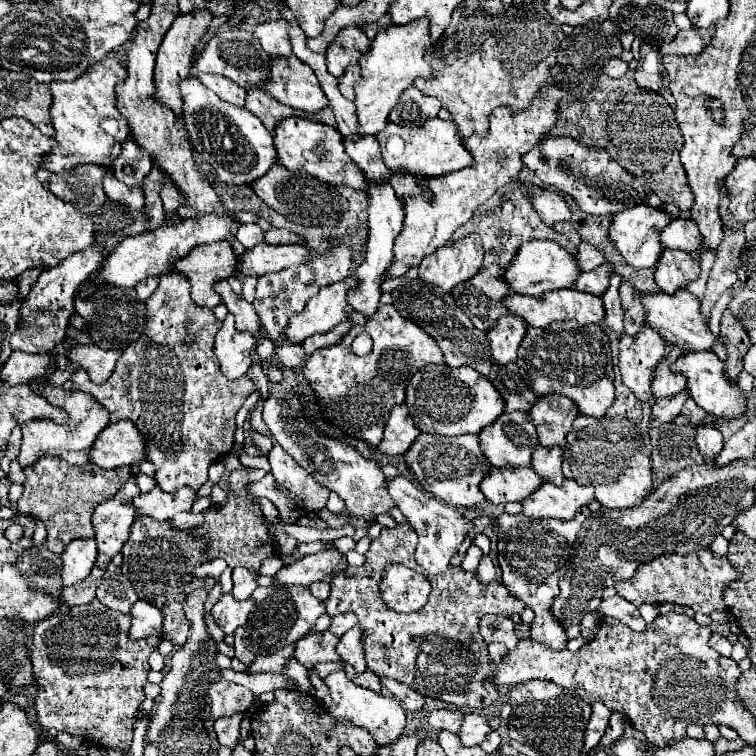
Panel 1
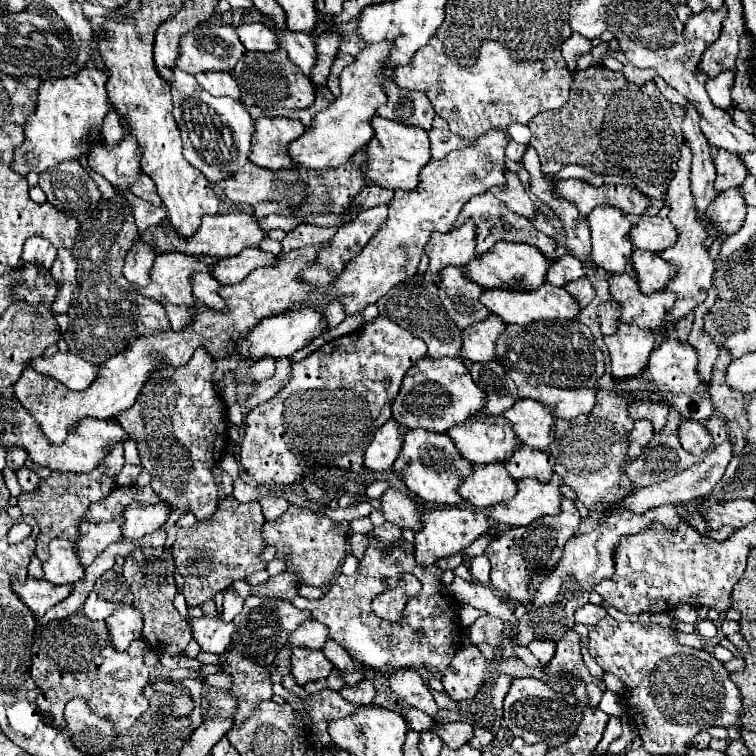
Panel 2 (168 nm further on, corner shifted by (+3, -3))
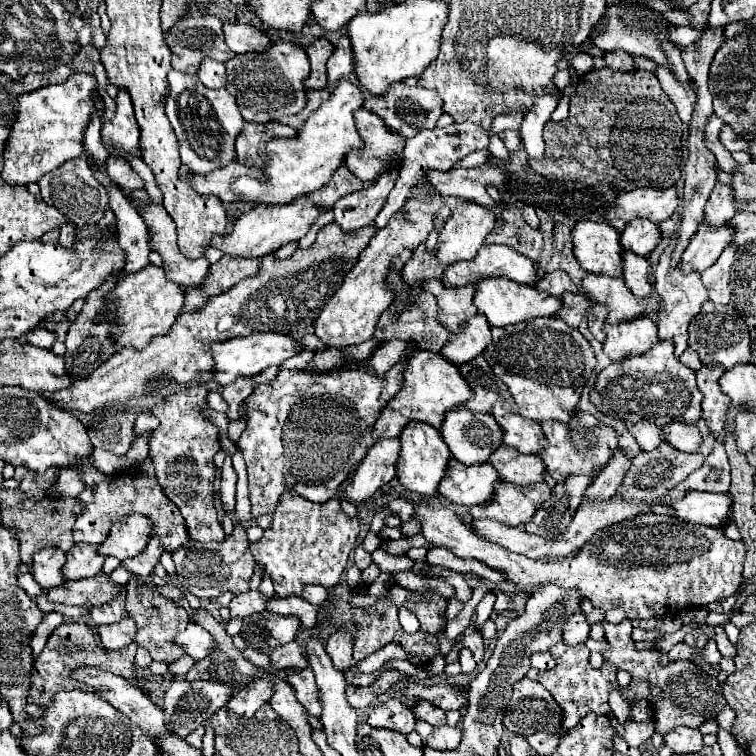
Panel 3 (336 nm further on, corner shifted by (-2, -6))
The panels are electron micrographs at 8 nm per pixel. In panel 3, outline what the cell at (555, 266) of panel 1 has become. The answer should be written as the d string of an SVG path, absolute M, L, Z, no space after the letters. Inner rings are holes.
M484 245L472 261L458 261L454 265L448 265L442 283L450 287L464 287L476 285L478 281L490 277L506 277L522 285L532 285L540 279L530 257L518 251L514 253L510 247Z

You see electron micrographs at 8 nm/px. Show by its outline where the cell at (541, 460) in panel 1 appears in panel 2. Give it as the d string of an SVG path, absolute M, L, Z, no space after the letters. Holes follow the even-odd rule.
M517 446L513 458L507 458L503 464L513 480L537 478L539 482L549 482L553 476L553 456L531 446Z

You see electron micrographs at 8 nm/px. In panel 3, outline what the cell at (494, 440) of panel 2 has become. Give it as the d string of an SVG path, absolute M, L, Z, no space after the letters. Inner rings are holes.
M464 407L450 409L450 413L446 415L446 419L440 427L440 433L442 433L446 445L450 447L452 457L464 465L486 463L488 457L502 445L502 437L504 437L502 427L496 423L496 419L490 413L474 413Z

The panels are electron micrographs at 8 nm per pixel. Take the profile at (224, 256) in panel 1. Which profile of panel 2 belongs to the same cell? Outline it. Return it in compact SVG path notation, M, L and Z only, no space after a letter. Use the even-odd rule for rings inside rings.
M169 252L169 254L159 254L153 262L153 270L149 272L149 284L147 286L133 286L141 296L147 296L155 302L159 302L169 318L171 330L181 330L191 318L189 318L189 306L195 304L193 292L191 292L191 276L199 270L199 272L211 272L213 266L205 266L203 262L199 262L197 258L189 256L189 254L181 254L181 252Z

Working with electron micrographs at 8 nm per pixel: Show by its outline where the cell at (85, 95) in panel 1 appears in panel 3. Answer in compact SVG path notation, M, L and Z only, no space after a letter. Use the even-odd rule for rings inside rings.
M72 73L64 83L46 85L18 97L20 109L4 149L2 179L10 185L28 185L68 159L84 153L84 133L96 109L98 83L94 75Z

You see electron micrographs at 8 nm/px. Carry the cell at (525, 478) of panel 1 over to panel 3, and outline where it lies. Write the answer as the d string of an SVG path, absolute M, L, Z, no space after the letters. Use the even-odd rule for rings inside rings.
M450 461L448 473L440 481L440 495L456 505L484 505L494 501L496 489L494 483L498 481L498 471L492 463L482 465L462 465L458 461Z

